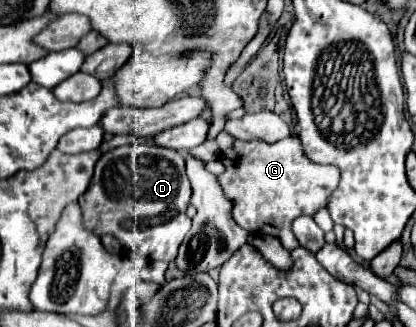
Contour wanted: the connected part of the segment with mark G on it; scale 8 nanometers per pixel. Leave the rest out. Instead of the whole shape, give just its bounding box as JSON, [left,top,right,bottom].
[217,135,339,250]

